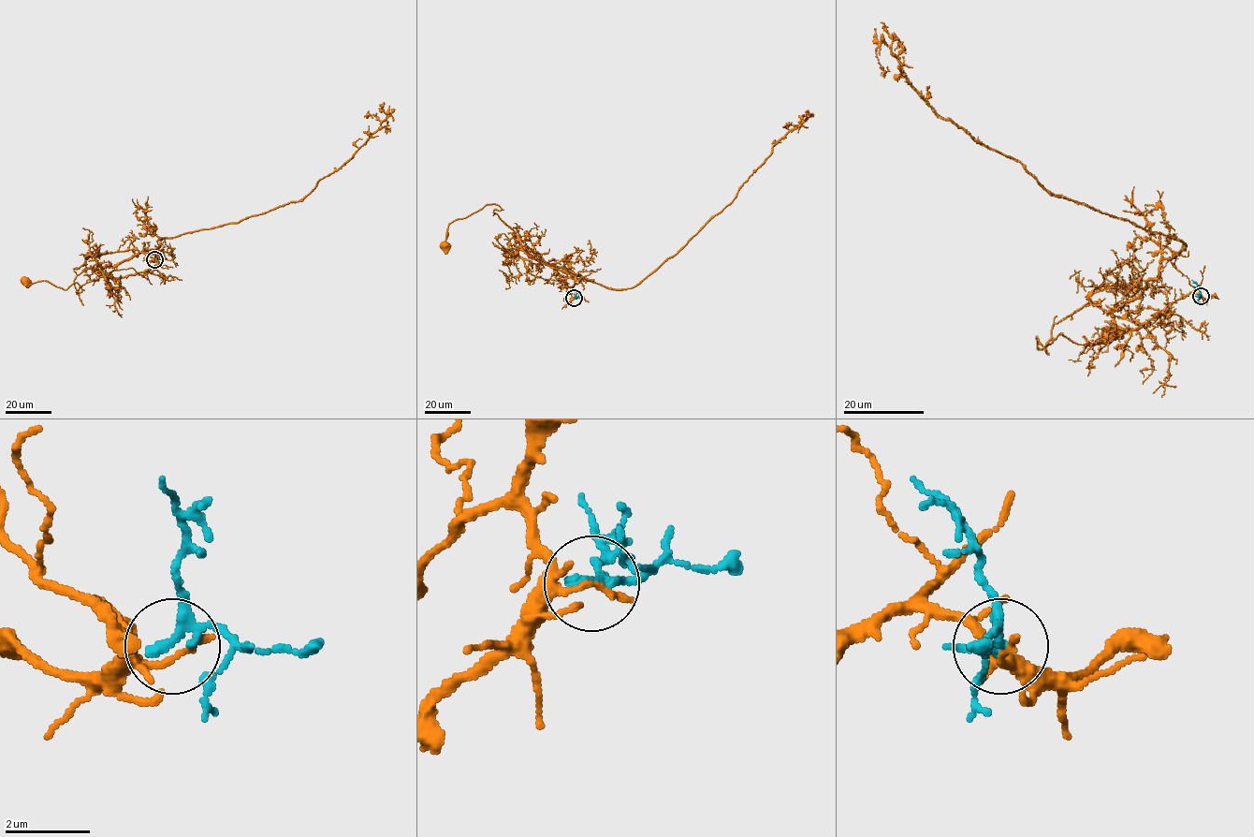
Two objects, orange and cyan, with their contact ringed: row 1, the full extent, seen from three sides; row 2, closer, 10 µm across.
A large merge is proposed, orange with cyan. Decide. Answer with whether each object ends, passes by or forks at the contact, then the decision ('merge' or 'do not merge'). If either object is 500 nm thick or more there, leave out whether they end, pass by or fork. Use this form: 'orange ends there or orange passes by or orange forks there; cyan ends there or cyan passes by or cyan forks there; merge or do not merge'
orange ends there; cyan passes by; do not merge

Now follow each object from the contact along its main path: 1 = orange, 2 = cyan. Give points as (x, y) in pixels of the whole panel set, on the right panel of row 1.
1: (1201, 297), (1139, 329), (1086, 303), (1053, 326), (1047, 354), (1037, 345), (1109, 336)
2: (1201, 296), (1198, 285), (1191, 280)

